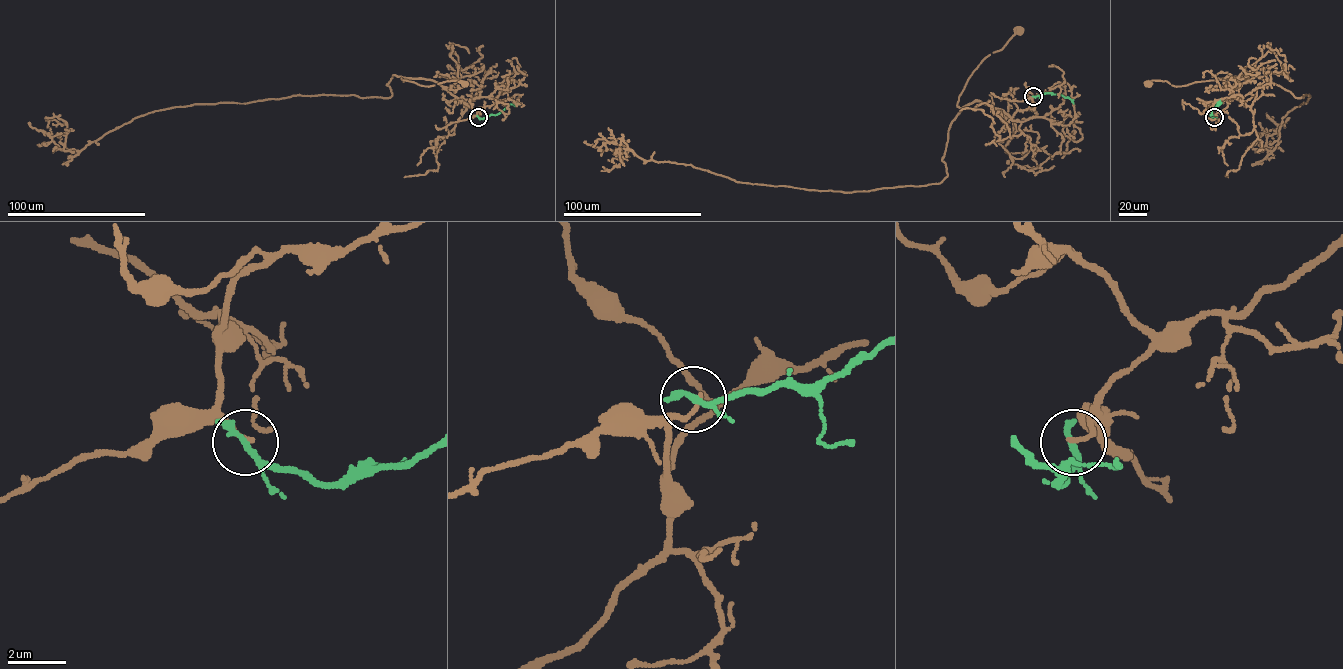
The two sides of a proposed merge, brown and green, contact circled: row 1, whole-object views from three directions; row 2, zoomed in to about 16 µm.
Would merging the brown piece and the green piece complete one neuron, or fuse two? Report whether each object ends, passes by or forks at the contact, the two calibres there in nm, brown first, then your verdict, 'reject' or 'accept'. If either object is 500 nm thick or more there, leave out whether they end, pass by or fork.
brown ends there; green passes by; 150 nm thick on the brown side, 200 nm on the other; reject

